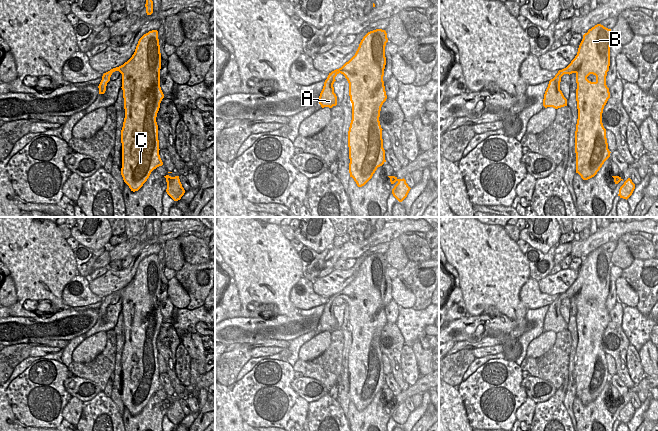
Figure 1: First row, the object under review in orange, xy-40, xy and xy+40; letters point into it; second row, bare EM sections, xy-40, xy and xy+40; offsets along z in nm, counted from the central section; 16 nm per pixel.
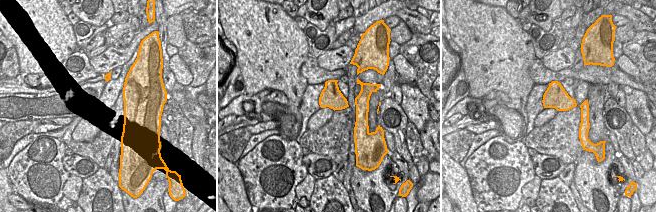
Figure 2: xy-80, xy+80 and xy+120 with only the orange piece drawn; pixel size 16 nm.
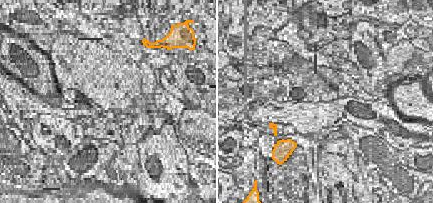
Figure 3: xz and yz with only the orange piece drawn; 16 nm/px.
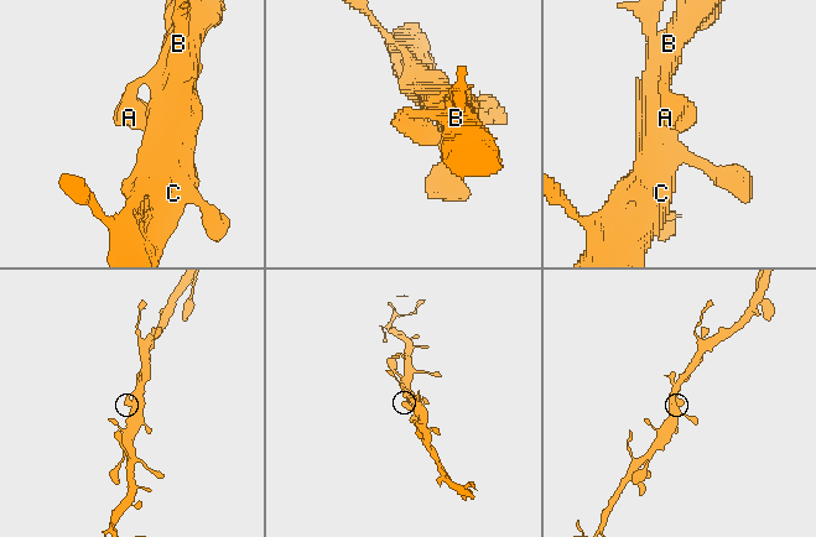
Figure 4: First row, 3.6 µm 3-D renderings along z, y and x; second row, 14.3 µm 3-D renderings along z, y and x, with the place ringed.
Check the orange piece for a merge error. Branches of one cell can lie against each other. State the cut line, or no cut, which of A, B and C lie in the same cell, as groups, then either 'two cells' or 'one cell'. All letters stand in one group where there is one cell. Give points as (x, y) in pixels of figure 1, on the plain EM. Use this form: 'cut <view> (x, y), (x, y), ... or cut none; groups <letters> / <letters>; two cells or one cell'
cut none; groups A B C; one cell

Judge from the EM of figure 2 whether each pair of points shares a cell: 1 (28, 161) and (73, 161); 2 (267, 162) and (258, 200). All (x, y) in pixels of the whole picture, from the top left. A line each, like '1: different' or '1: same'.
1: different
2: same

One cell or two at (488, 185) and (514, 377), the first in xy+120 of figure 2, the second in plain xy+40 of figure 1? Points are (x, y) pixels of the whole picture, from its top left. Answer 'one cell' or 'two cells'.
one cell

